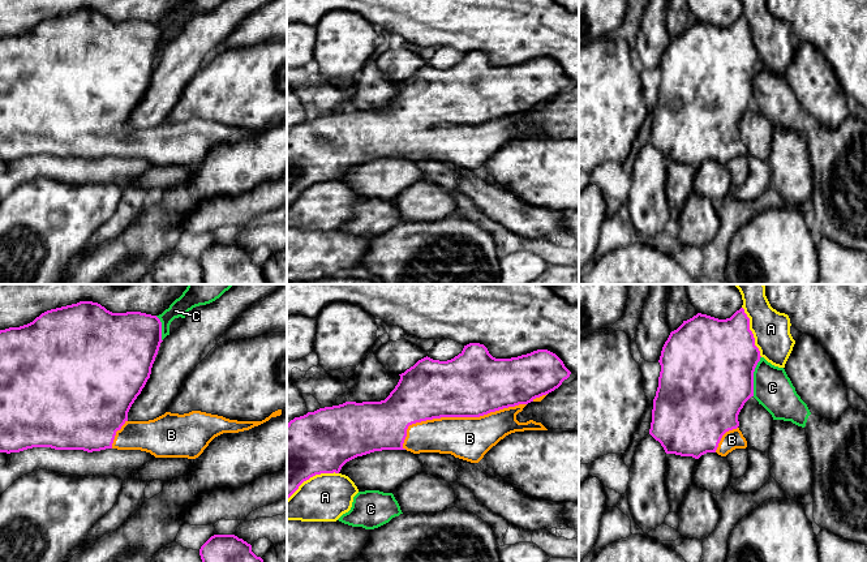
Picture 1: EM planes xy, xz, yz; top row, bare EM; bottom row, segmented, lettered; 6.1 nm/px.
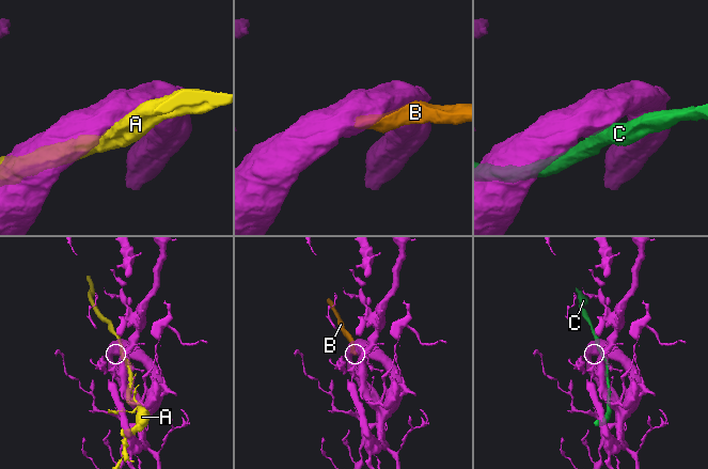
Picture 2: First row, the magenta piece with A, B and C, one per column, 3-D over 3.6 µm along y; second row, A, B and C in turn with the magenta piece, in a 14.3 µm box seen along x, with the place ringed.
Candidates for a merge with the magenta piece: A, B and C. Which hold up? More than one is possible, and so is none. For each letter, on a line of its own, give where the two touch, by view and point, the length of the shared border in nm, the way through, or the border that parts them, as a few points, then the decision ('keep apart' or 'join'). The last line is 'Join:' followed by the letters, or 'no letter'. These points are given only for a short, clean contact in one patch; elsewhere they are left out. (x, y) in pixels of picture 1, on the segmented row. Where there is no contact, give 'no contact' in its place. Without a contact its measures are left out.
A: meets magenta in xz at (312, 476); contact 360 nm long; keep apart
B: meets magenta in xz at (456, 416); contact 800 nm long; join
C: meets magenta in yz at (752, 376); contact 260 nm long; keep apart
Join: B

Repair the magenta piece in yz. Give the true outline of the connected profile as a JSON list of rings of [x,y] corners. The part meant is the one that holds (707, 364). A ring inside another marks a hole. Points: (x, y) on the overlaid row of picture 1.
[[[741,308],[730,318],[718,319],[698,313],[670,333],[665,342],[660,365],[658,387],[653,399],[649,434],[661,443],[666,454],[699,459],[707,452],[726,456],[735,449],[746,449],[747,441],[739,430],[738,415],[754,396],[754,372],[760,361],[760,351],[750,330],[750,318]]]

